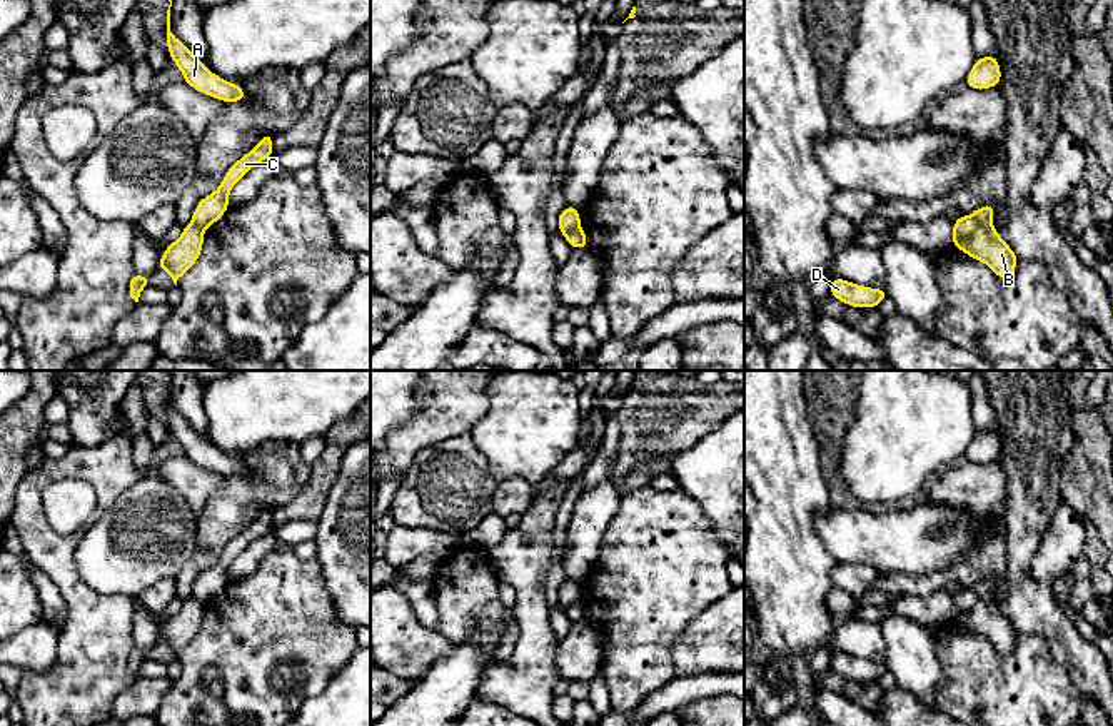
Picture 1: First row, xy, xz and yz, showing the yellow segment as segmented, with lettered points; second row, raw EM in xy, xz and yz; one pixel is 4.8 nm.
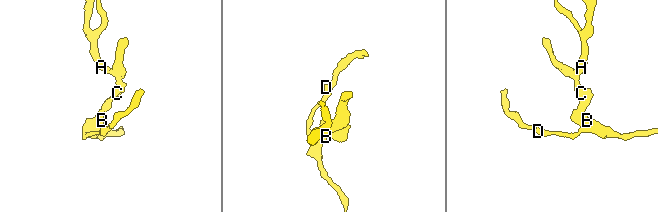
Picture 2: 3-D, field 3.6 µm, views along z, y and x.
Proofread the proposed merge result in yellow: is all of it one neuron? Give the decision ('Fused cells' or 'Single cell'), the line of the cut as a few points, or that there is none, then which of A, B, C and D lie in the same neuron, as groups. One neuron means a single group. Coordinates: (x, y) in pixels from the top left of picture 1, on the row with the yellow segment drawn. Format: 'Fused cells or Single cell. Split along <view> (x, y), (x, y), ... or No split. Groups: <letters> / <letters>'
Fused cells. Split along yz (970, 216), (992, 229). Groups: A C / B D

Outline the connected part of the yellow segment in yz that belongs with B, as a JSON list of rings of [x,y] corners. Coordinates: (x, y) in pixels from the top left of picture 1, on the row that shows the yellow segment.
[[[961,215],[953,222],[953,247],[968,257],[986,264],[1001,280],[1011,279],[1018,255],[995,229],[986,229],[971,215]]]

